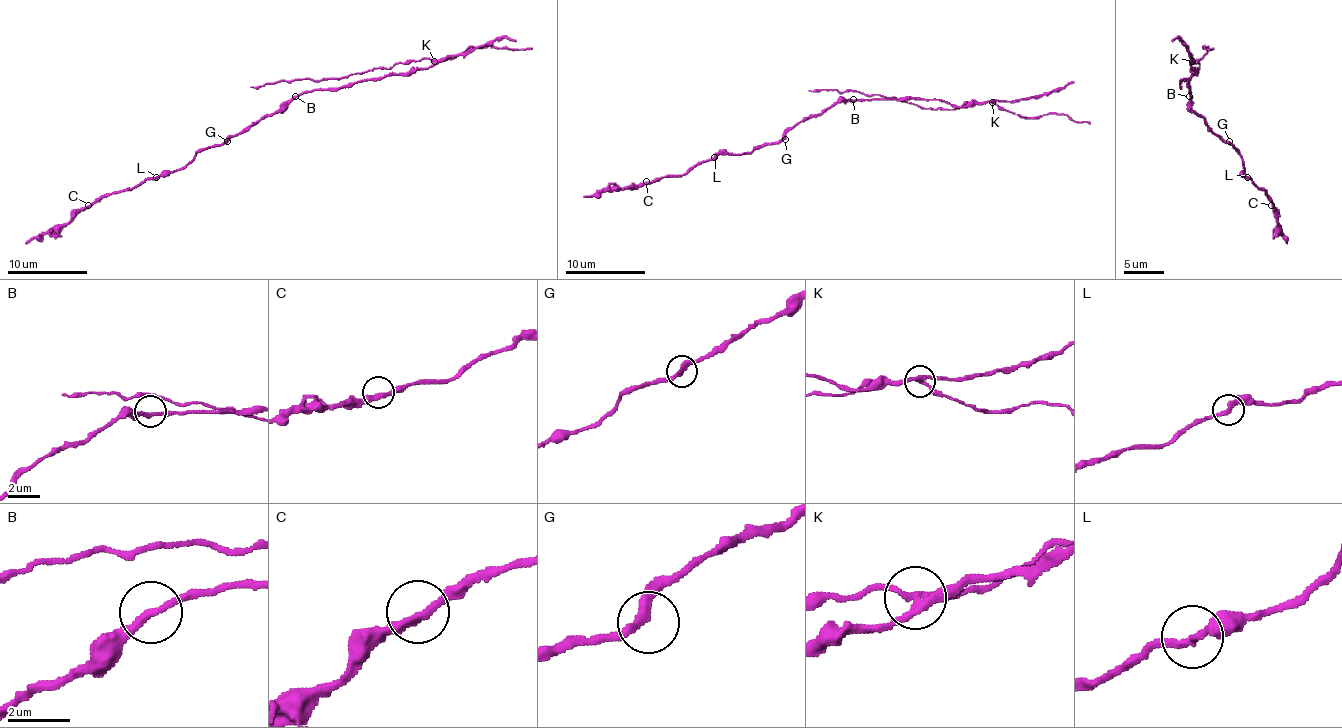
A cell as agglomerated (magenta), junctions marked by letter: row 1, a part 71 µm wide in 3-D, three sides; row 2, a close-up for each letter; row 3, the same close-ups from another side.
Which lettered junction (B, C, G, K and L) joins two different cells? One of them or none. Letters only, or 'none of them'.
K

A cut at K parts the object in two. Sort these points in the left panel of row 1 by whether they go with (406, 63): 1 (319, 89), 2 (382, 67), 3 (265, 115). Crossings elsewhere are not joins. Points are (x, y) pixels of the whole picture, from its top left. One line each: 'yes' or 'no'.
1: no
2: yes
3: no

